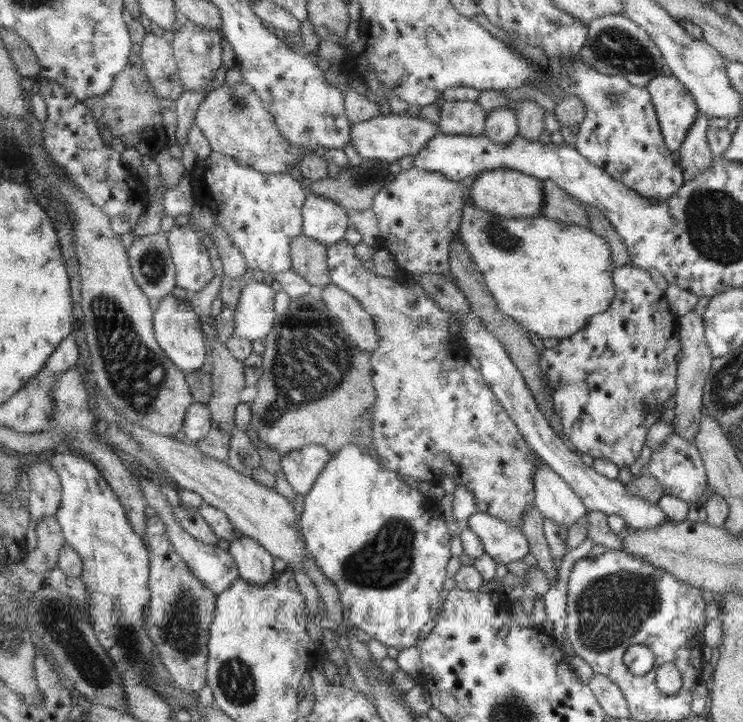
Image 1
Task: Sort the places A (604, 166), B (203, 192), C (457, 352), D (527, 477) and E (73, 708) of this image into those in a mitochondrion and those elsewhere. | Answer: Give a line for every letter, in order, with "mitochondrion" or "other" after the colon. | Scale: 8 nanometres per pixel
A: other
B: other
C: other
D: mitochondrion
E: other

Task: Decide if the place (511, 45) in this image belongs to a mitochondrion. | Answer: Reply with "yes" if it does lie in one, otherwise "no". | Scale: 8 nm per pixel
no

